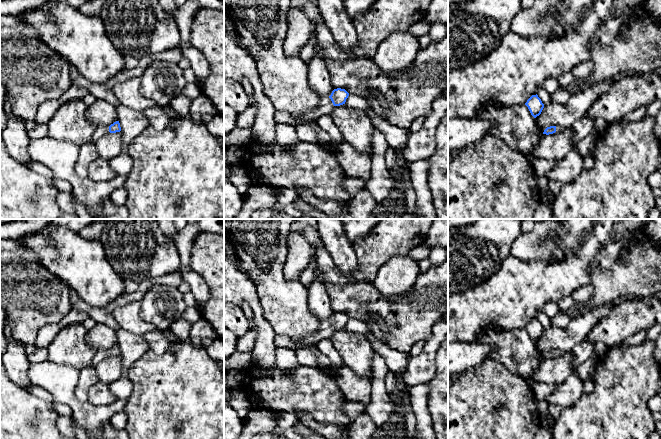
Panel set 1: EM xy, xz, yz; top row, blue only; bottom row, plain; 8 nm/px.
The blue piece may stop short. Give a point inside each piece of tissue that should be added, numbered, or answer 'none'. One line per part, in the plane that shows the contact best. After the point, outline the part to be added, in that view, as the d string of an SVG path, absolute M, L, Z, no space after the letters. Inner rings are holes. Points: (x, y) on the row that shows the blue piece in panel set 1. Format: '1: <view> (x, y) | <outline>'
1: xz (325, 108) | M329 97L322 100L319 108L316 111L307 113L295 113L292 114L294 119L294 126L300 125L302 123L307 123L311 121L316 121L321 115L330 115L334 105Z

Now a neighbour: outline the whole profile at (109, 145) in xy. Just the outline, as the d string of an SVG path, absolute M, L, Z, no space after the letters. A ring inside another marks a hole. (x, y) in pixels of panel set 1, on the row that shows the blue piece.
M122 132L102 134L94 143L98 151L99 157L109 161L119 155L122 151L123 138Z

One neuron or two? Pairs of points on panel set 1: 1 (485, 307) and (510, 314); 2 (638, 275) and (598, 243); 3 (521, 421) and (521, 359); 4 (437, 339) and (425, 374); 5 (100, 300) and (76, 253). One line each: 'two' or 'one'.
1: one
2: two
3: two
4: one
5: one

